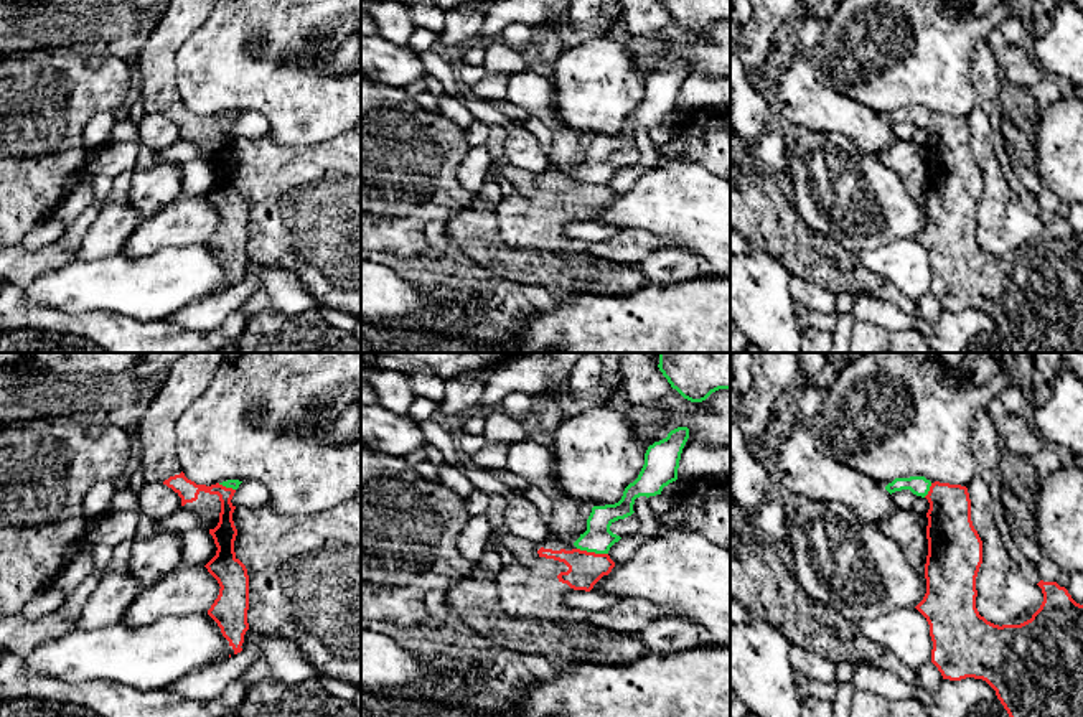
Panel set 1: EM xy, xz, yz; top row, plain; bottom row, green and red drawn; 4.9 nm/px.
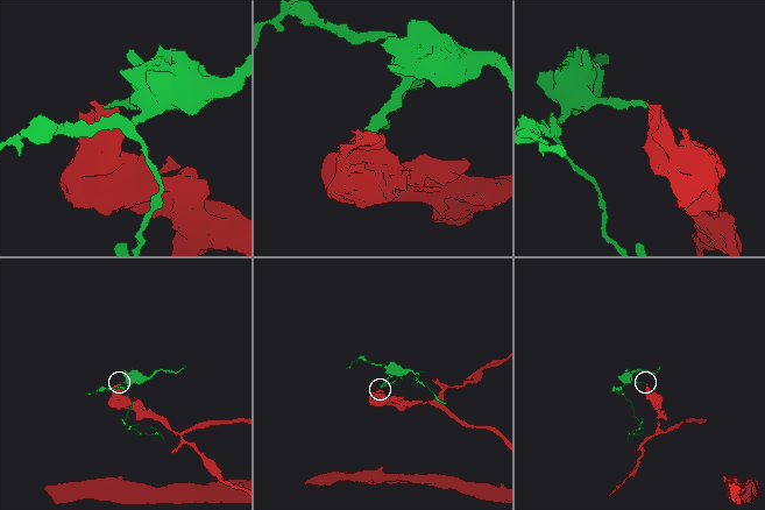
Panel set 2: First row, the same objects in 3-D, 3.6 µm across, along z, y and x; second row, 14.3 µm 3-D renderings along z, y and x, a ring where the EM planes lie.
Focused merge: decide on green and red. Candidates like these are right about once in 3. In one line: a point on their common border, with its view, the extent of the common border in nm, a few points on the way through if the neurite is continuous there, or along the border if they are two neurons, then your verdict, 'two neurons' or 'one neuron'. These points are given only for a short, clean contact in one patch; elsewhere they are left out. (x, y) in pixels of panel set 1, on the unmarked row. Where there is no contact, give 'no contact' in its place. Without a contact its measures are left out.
xz (592, 182) | 160 nm | across xz (597, 168), (592, 182), (586, 200) | one neuron

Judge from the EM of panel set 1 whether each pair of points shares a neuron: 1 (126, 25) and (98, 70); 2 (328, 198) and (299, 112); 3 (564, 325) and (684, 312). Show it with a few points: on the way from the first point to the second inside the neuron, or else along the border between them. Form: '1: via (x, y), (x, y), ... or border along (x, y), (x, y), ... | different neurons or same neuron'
1: border along (109, 55), (122, 58), (131, 66) | different neurons
2: border along (343, 132), (310, 145), (279, 145), (272, 139) | different neurons
3: via (594, 325), (655, 325) | same neuron

